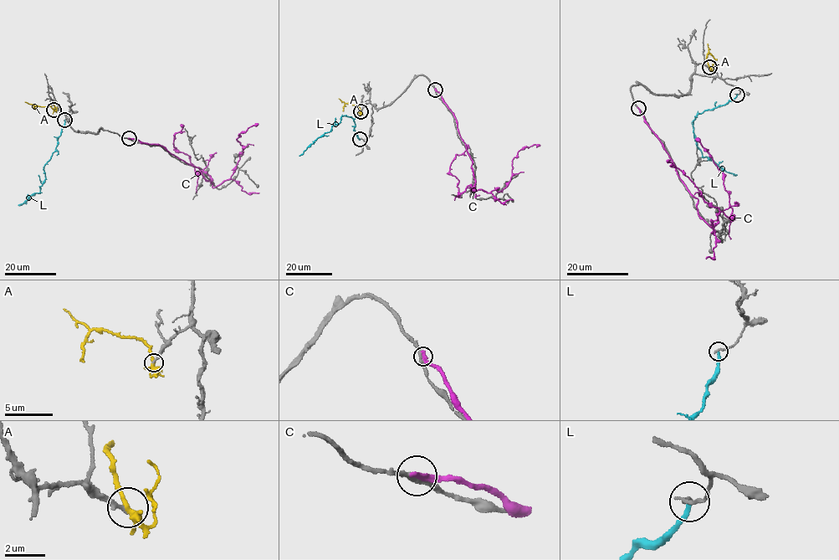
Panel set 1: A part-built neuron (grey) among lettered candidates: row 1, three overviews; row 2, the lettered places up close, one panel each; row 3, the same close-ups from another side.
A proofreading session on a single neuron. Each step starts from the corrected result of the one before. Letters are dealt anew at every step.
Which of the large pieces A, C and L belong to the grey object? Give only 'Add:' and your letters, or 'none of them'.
Add: none of them

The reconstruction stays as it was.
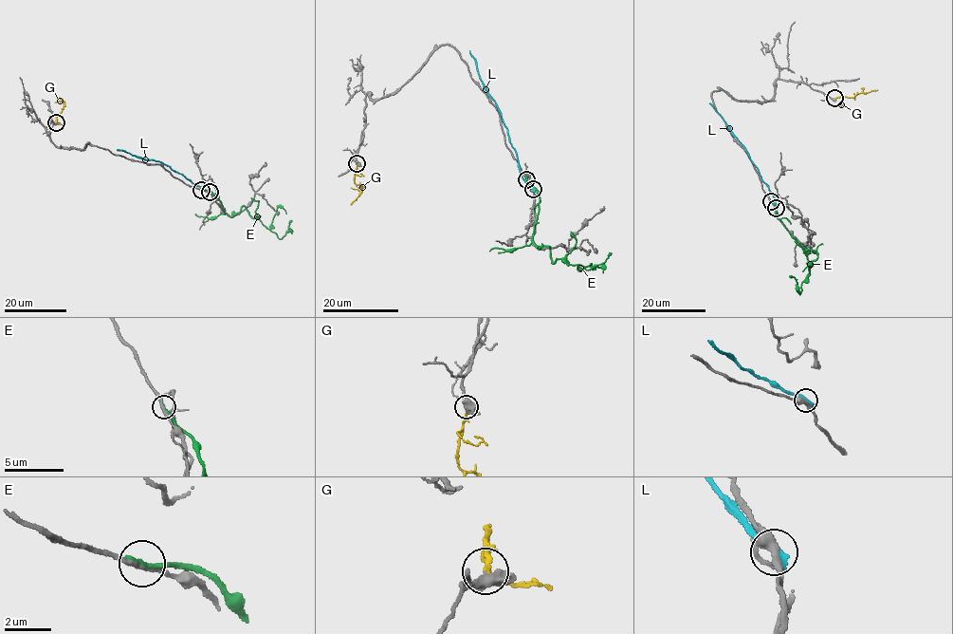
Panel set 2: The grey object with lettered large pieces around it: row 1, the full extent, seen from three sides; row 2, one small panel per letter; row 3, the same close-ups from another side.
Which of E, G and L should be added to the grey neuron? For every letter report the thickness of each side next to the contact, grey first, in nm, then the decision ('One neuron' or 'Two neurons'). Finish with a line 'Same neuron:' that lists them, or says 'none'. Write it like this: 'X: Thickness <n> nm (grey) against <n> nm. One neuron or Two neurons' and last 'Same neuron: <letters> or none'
E: Thickness 200 nm (grey) against 300 nm. Two neurons
G: Thickness 480 nm (grey) against 240 nm. One neuron
L: Thickness 380 nm (grey) against 340 nm. Two neurons
Same neuron: G

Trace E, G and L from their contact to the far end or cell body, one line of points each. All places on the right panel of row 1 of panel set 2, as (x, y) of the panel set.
E: (771, 201), (805, 254), (815, 251), (817, 256), (807, 266), (800, 294), (796, 279), (789, 276)
G: (834, 98), (852, 98), (877, 90)
L: (777, 209), (770, 191), (743, 146), (709, 102)

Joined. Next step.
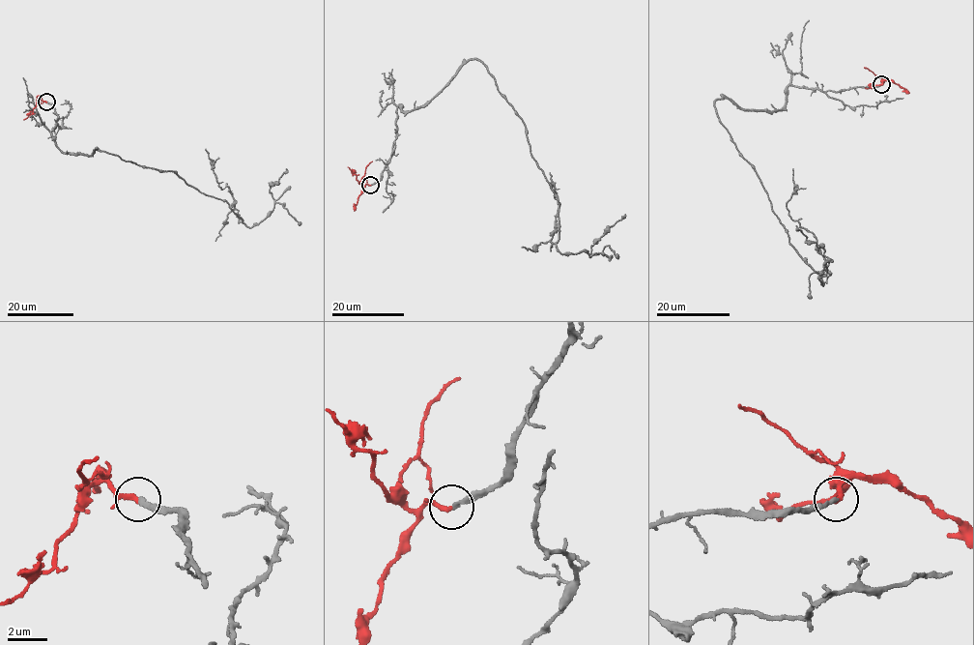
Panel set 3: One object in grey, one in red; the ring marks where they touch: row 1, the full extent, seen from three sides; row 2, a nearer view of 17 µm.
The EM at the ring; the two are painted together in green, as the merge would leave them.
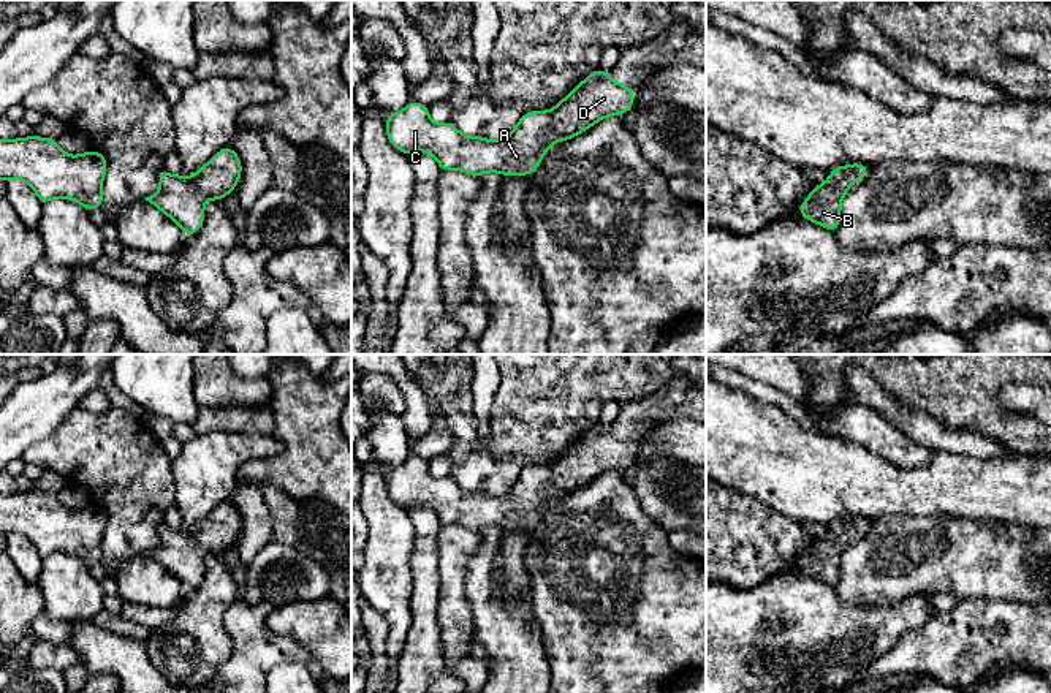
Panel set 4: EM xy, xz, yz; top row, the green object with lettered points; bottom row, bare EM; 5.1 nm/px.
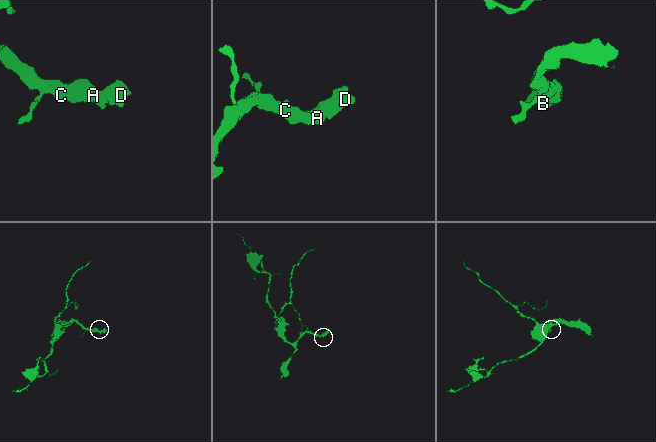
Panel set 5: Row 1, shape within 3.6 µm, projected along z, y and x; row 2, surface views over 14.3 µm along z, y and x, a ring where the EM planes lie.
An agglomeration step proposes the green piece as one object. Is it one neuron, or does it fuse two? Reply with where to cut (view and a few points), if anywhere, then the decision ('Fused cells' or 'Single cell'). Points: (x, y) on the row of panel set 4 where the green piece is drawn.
No split. Single cell

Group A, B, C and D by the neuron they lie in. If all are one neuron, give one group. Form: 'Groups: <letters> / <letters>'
Groups: A B C D

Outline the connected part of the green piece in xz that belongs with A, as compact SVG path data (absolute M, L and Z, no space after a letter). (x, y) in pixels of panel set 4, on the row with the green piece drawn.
M592 71L551 111L529 111L503 141L464 136L450 120L434 123L429 106L410 101L385 119L386 136L405 155L429 152L440 171L457 169L478 177L500 172L505 177L530 176L554 142L568 141L608 116L620 116L635 104L635 90L617 84L611 73Z

